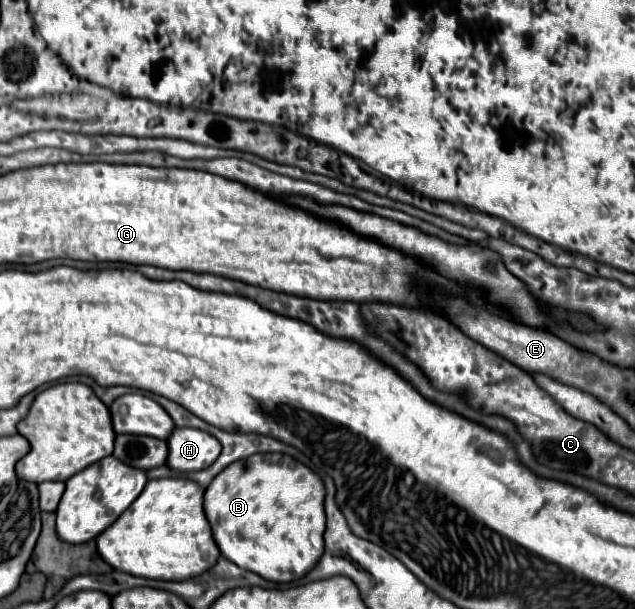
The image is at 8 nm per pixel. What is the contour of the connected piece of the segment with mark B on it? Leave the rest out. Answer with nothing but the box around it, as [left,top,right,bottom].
[204,453,326,583]

